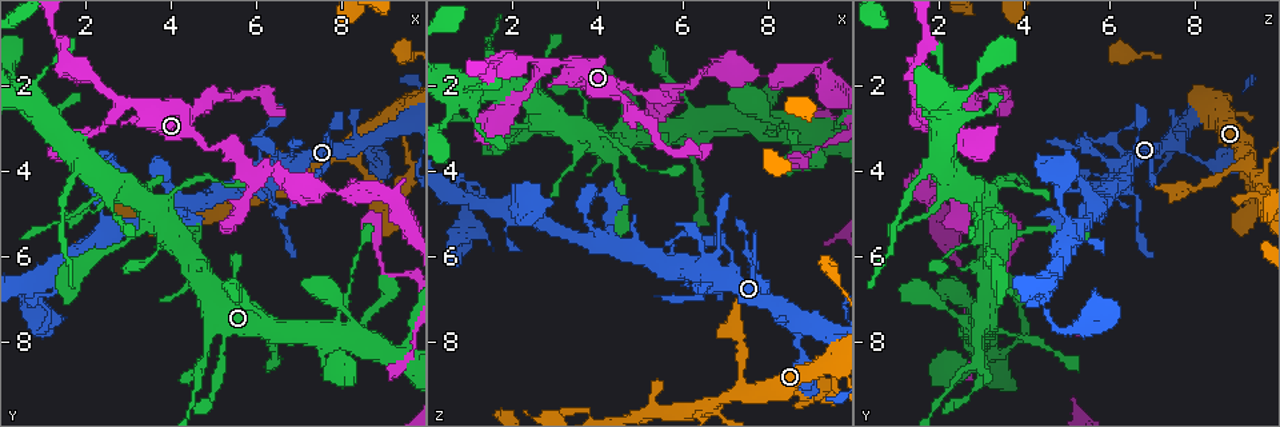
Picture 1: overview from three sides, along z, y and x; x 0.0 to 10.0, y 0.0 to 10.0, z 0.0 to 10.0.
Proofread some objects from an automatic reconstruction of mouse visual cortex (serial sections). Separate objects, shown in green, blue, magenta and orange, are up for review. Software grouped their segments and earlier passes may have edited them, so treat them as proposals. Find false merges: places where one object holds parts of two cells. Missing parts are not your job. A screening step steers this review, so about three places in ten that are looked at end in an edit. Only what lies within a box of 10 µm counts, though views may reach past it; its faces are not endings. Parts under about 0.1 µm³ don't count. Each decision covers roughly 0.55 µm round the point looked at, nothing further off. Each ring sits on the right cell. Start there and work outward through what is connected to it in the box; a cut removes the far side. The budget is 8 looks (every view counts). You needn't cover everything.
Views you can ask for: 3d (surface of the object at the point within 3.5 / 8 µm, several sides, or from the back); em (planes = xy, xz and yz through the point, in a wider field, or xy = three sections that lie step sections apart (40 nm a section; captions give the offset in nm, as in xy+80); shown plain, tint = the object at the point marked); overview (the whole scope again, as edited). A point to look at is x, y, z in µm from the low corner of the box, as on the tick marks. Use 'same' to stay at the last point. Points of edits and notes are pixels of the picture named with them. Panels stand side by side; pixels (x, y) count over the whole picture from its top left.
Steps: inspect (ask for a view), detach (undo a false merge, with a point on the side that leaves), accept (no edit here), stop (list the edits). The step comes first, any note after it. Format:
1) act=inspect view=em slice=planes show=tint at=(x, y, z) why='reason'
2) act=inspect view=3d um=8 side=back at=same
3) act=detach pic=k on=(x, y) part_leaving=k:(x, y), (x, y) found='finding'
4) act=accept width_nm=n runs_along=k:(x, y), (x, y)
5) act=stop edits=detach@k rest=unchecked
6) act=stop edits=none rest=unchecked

act=inspect view=3d um=3.5 at=(1.00, 7.75, 5.05) why='sharp bend'

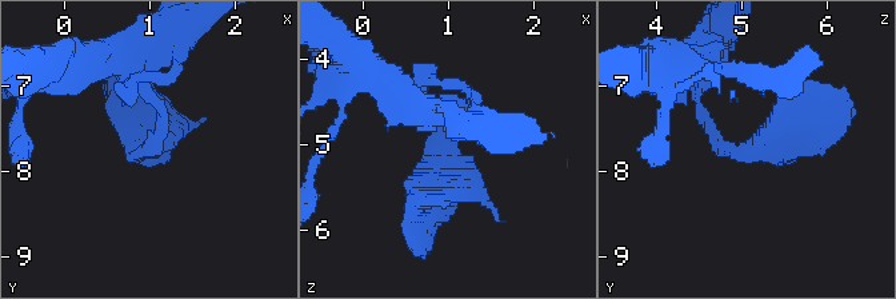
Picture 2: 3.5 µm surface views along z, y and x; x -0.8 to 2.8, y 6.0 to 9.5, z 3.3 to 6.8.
act=inspect view=em slice=xy step=1 show=tint at=(0.95, 7.75, 5.05) why='need the tissue'

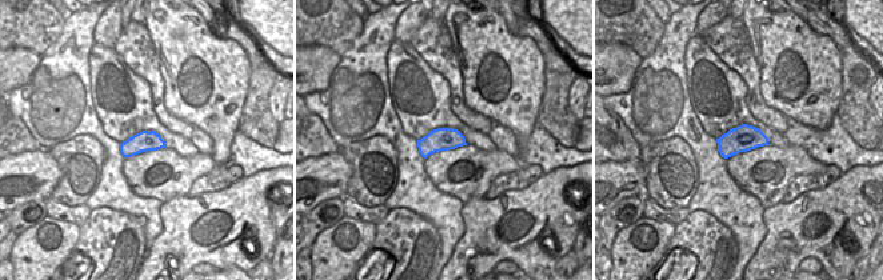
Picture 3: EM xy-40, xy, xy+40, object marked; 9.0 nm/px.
act=detach pic=2 on=(451, 203) width_nm=220 border=3:(728, 131), (755, 147) found='two cells meet here'

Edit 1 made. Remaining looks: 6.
act=inspect view=3d um=3.5 at=(5.80, 4.10, 2.20) why='calibre changes'

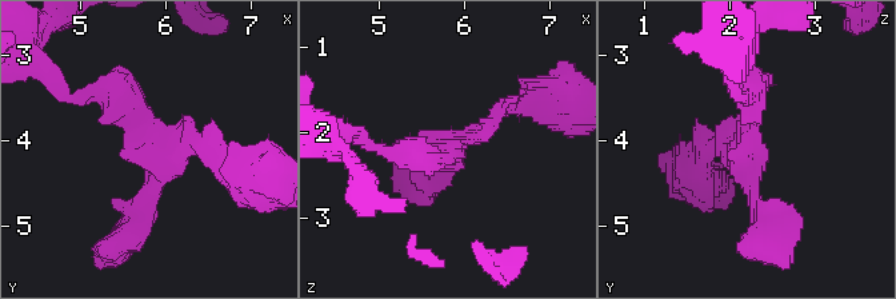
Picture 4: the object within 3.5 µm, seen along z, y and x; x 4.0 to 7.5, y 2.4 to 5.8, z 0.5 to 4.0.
act=inspect view=em slice=xy step=3 show=tint at=(5.85, 4.15, 2.10) arms=3 arm_widths_nm=200,200,300 why='shape alone is not enough'

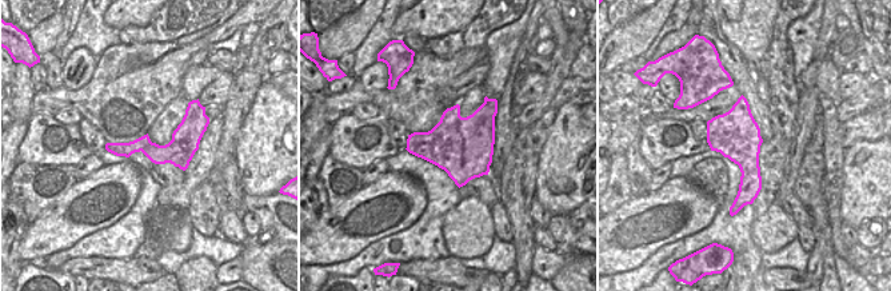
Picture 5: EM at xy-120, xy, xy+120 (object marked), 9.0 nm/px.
act=accept runs_along=4:(103, 88), (214, 162) found='all the same cell'

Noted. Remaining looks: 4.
act=inspect view=3d um=3.5 at=(5.60, 2.30, 3.55) why='abrupt turn'

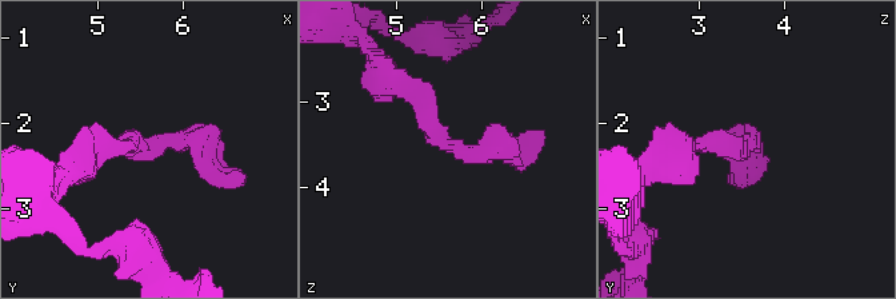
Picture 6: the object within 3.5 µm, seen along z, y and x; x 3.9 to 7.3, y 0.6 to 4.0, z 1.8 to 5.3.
act=inspect view=em slice=xy step=5 show=plain at=(5.60, 2.35, 3.50)

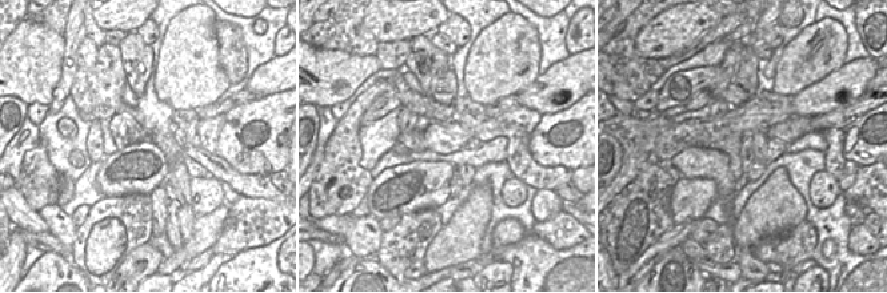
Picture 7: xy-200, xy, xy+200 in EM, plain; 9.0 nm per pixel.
act=inspect view=em slice=xy step=5 show=tint at=same why='where the object lies'

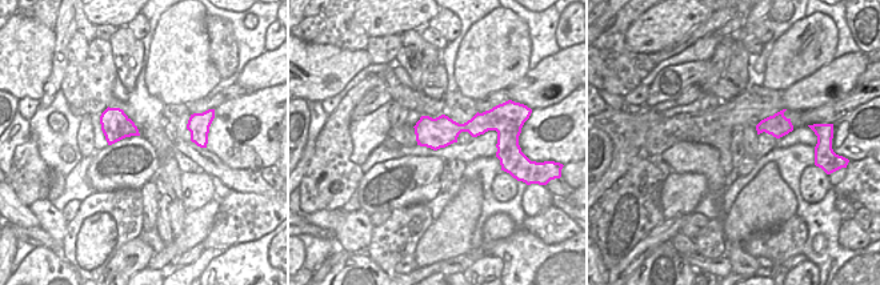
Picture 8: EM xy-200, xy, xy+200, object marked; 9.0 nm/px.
act=accept found='all the same cell'

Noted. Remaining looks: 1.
act=stop edits=detach@2 rest=unchecked

